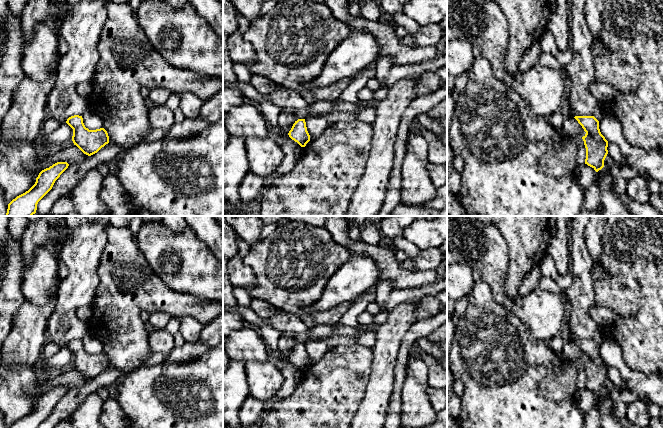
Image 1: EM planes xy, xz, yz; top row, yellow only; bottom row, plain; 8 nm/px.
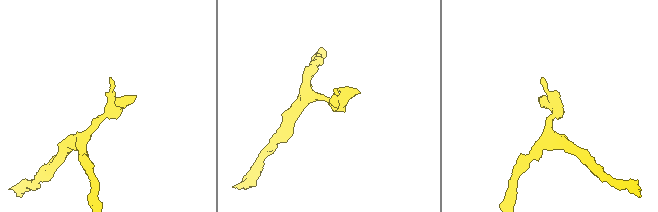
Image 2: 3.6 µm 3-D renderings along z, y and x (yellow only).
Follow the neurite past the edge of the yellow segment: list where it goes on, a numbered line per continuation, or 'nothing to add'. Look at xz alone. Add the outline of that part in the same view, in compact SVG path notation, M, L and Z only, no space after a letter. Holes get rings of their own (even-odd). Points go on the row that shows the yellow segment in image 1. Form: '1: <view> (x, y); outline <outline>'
nothing to add

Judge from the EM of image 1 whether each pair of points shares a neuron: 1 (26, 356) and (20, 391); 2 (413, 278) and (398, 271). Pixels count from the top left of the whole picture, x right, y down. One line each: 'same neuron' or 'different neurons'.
1: different neurons
2: same neuron

